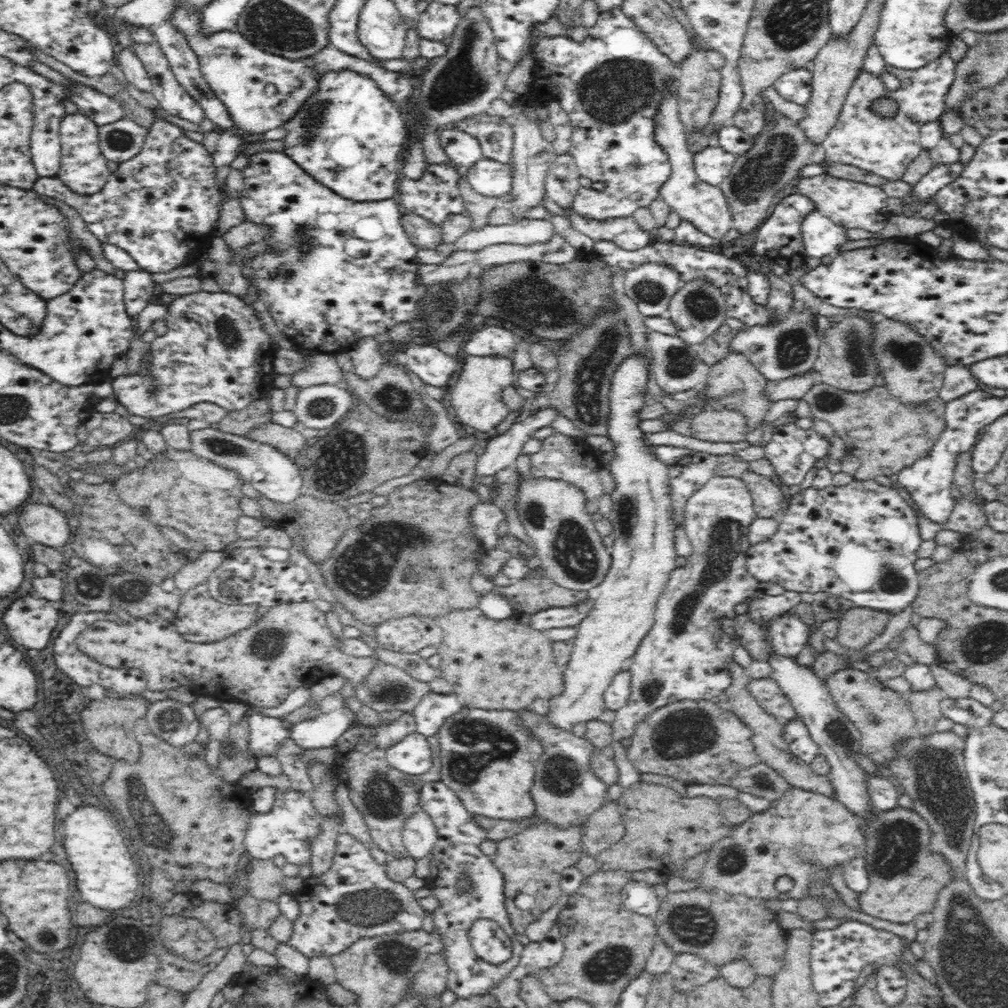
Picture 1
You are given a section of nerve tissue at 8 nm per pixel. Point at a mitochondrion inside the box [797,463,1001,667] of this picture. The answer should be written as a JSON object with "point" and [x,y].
{"point":[893,581]}

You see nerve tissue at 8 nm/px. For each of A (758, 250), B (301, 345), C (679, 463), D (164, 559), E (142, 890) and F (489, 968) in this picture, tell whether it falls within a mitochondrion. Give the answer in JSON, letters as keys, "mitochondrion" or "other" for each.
{"A":"other","B":"other","C":"other","D":"other","E":"other","F":"other"}

